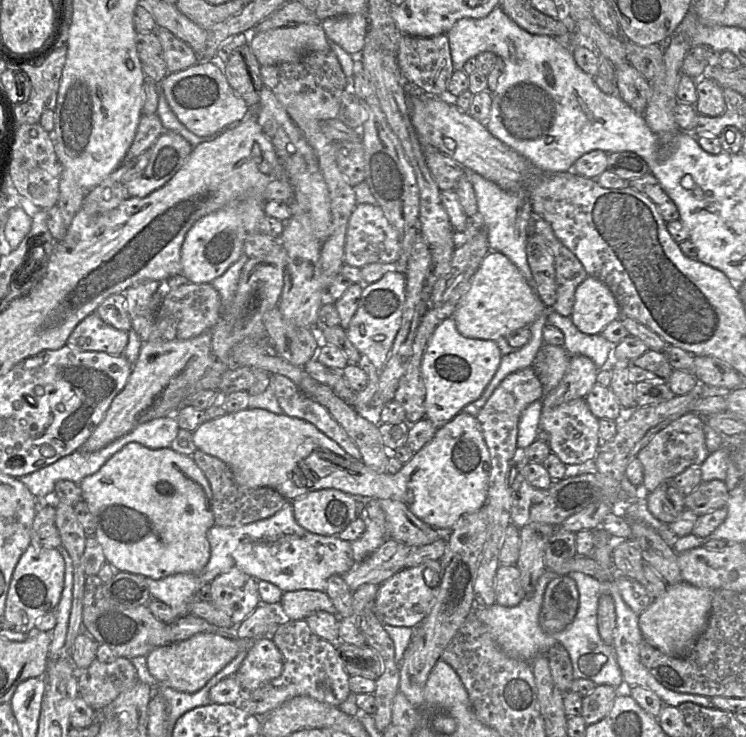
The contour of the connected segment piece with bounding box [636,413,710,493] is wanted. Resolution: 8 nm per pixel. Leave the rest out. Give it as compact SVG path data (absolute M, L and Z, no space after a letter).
M687 413L657 432L637 454L636 458L643 467L643 483L636 487L643 487L644 493L651 493L661 483L673 479L688 467L700 466L710 455L705 441L704 423L703 417Z

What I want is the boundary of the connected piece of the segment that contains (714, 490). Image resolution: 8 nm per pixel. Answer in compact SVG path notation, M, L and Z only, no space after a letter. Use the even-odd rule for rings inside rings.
M711 480L701 484L685 496L685 508L701 516L726 507L729 490L724 481Z

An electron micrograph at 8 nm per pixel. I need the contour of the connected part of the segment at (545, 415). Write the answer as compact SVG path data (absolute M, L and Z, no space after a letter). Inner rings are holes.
M585 398L563 403L550 412L541 412L540 429L548 434L548 446L551 453L554 453L566 466L579 465L588 460L594 460L601 442L607 442L601 441L599 437L599 419L592 414Z

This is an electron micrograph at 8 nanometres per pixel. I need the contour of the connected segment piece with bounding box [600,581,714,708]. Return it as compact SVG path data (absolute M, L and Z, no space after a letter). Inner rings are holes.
M600 581L600 582L610 582L611 596L613 597L614 602L616 603L615 614L617 623L615 624L615 628L613 631L613 637L616 639L614 639L613 641L613 647L616 652L618 665L622 672L626 693L629 694L629 689L631 686L640 686L644 689L653 691L662 700L664 704L677 707L683 702L692 702L698 705L702 705L704 707L714 708L710 697L672 691L664 687L654 678L654 676L646 669L646 667L640 661L640 645L644 641L644 638L642 636L639 627L639 615L637 615L624 602L619 593L619 589L615 581Z

